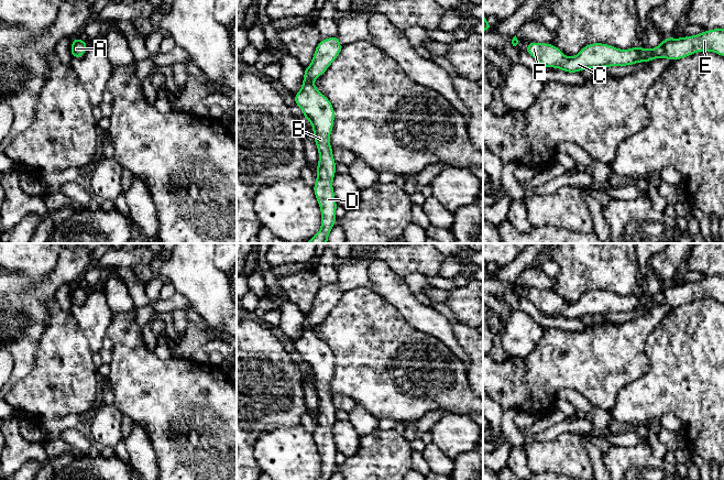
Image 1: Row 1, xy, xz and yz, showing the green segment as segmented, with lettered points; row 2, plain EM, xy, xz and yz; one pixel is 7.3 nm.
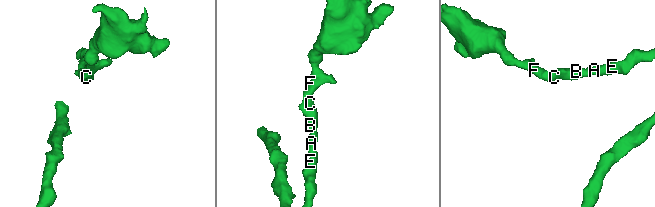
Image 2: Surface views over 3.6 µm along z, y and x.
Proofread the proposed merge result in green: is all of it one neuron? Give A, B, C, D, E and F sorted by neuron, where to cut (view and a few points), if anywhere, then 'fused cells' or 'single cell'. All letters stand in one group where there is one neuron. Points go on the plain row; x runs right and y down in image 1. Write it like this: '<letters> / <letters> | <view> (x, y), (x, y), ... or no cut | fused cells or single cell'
A B C D E F | no cut | single cell

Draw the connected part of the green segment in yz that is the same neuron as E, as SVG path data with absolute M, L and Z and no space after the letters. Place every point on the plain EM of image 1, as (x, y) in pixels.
M724 275L705 276L703 280L681 285L665 284L662 290L652 296L644 296L637 292L630 296L618 296L612 292L593 290L585 292L577 303L567 304L557 293L547 290L529 288L526 299L531 302L544 314L557 314L567 319L577 319L585 315L604 315L611 313L627 313L639 308L648 309L655 305L678 307L695 298L710 297L724 303Z

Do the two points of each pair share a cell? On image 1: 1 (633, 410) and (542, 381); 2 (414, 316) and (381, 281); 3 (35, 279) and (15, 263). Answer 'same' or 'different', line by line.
1: different
2: same
3: same

